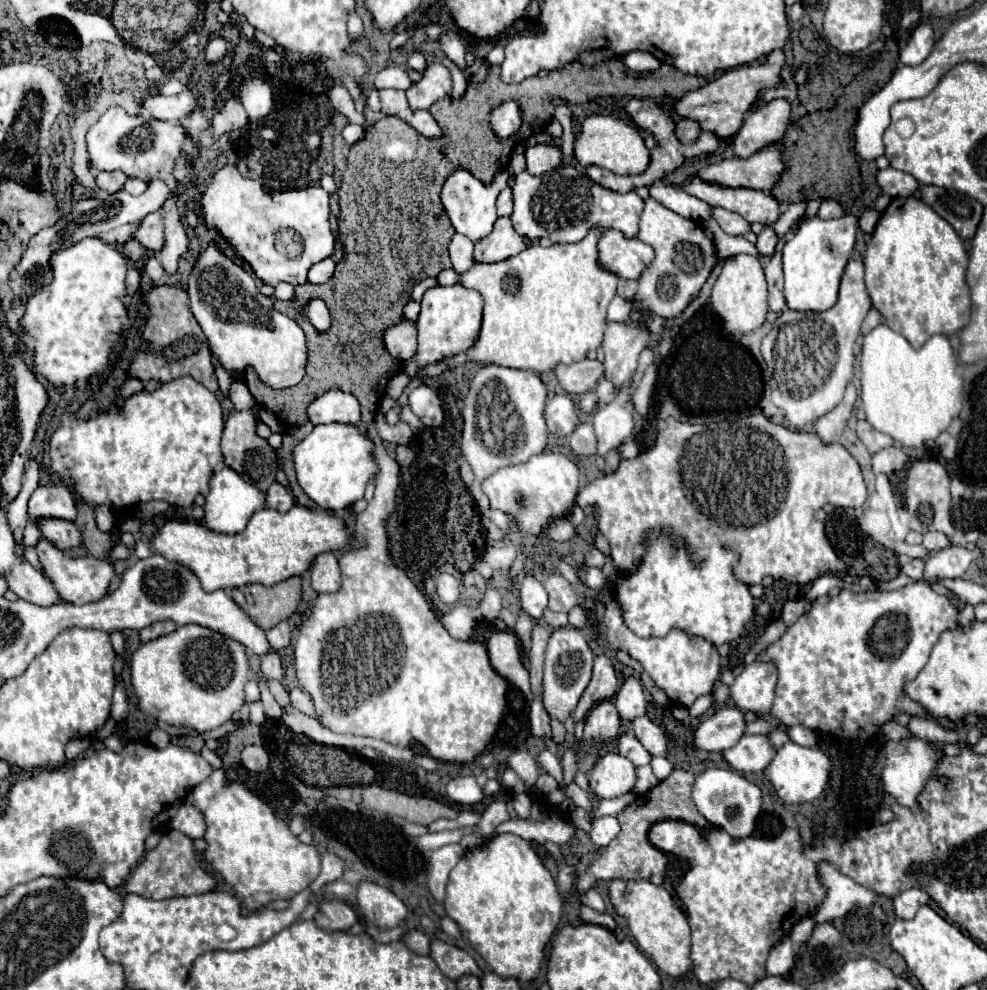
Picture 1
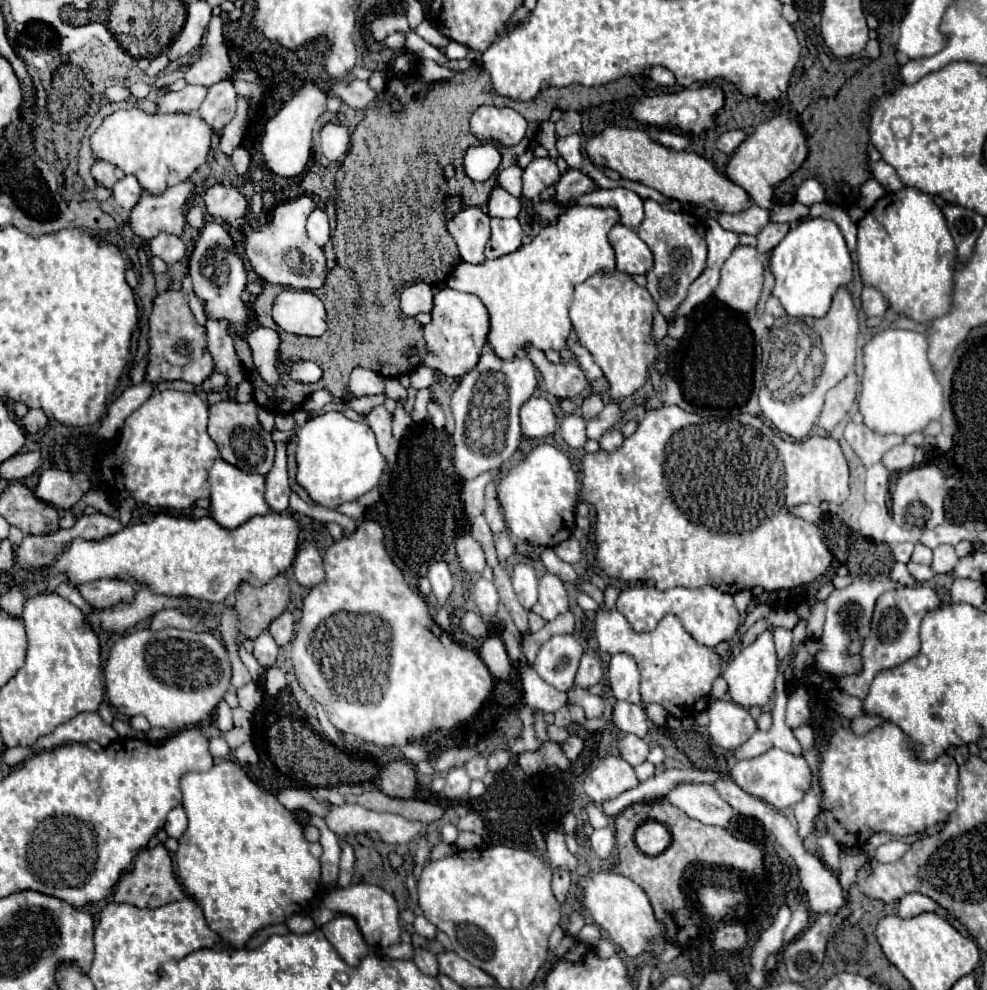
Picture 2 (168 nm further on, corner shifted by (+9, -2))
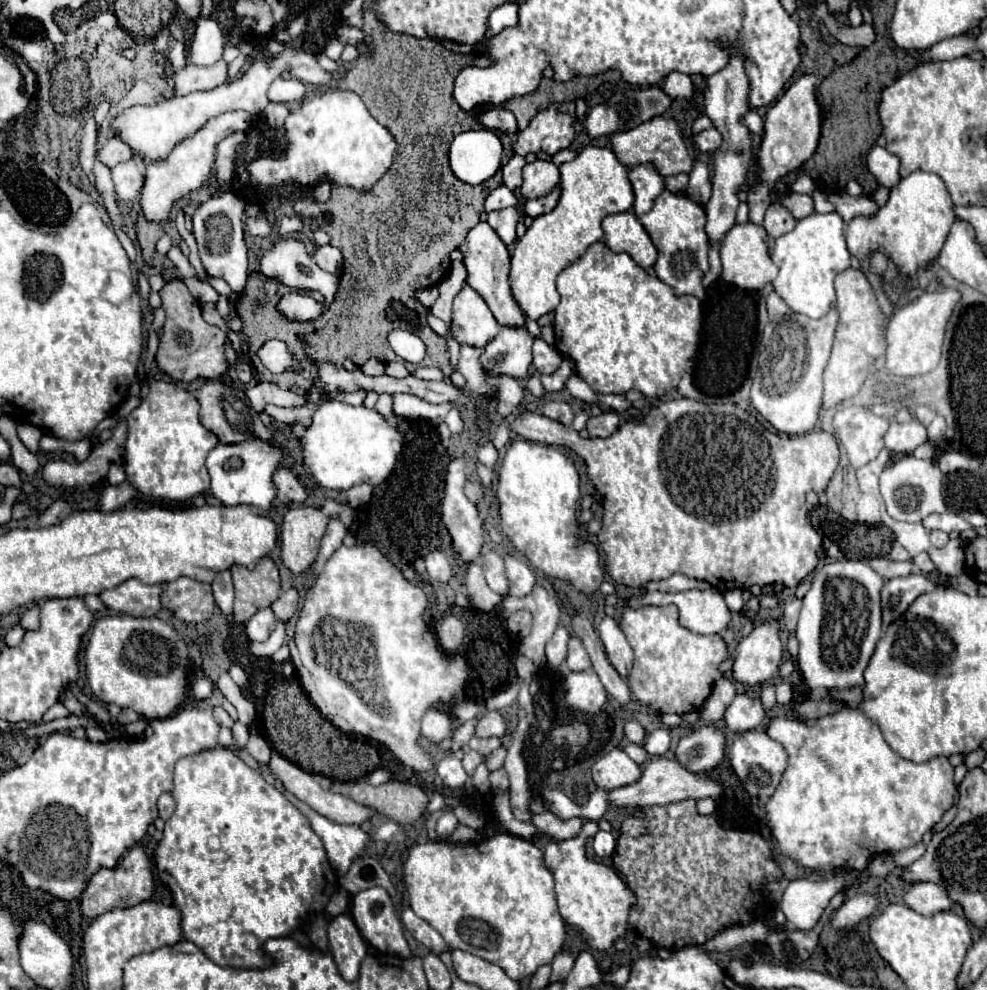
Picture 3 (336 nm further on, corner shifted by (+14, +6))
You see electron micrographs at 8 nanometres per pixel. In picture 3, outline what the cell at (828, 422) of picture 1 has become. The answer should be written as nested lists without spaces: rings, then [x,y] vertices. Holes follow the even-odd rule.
[[[846,269],[838,273],[836,281],[836,303],[838,303],[838,329],[836,329],[836,341],[832,347],[832,357],[824,373],[824,399],[822,407],[830,409],[840,405],[844,399],[850,399],[858,393],[860,385],[868,377],[874,361],[884,353],[886,343],[882,341],[882,329],[880,323],[884,319],[882,311],[878,309],[876,295],[862,271]]]

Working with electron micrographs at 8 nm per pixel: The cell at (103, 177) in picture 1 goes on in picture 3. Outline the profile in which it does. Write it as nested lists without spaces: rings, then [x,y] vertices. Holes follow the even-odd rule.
[[[110,139],[110,141],[106,141],[106,143],[102,145],[102,149],[100,149],[100,153],[98,153],[98,159],[100,159],[106,167],[112,169],[114,165],[118,165],[118,163],[122,163],[122,161],[132,159],[132,153],[130,153],[130,147],[124,145],[120,139]]]

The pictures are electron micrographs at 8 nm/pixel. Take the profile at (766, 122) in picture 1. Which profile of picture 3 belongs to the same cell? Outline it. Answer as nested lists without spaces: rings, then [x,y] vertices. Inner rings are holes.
[[[710,127],[710,129],[702,131],[702,133],[698,133],[694,137],[694,143],[698,145],[700,151],[716,151],[718,145],[722,145],[722,135],[718,133],[718,129]]]

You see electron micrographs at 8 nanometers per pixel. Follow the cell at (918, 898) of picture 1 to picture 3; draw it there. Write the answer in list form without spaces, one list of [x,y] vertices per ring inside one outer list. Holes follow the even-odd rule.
[[[936,883],[910,885],[908,893],[904,895],[904,903],[922,915],[934,915],[938,911],[946,911],[952,907],[952,901],[948,899],[946,891]]]

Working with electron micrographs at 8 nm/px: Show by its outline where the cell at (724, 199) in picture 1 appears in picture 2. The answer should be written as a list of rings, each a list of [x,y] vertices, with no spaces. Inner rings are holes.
[[[607,127],[601,135],[589,139],[585,149],[587,157],[597,167],[615,169],[621,177],[653,187],[669,199],[677,199],[681,203],[705,205],[709,211],[719,211],[719,213],[737,213],[747,205],[751,205],[747,193],[735,183],[731,183],[725,175],[717,173],[717,169],[707,159],[691,151],[673,151],[661,143],[655,143],[641,129]]]

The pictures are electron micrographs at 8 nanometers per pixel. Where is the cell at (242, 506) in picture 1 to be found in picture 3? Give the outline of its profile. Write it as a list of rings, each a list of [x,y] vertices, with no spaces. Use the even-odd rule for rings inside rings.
[[[254,439],[250,443],[240,445],[218,445],[210,451],[206,459],[206,467],[212,479],[212,495],[222,501],[224,505],[252,505],[268,509],[272,505],[272,499],[276,495],[272,473],[278,465],[282,465],[284,451],[278,449],[274,443],[264,443],[260,439]]]

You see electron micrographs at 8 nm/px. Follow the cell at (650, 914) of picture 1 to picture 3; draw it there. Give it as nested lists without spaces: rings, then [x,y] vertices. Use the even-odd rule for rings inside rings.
[[[584,821],[576,837],[560,843],[546,843],[544,861],[554,871],[560,915],[566,923],[576,925],[582,931],[590,947],[604,951],[612,947],[620,937],[628,937],[628,917],[630,909],[636,905],[636,897],[611,866],[586,856],[586,839],[592,837],[596,831],[598,825],[594,821]]]

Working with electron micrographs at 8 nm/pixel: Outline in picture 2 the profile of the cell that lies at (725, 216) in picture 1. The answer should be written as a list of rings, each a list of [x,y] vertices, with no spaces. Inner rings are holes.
[[[751,203],[747,209],[739,213],[721,213],[717,221],[723,225],[723,229],[731,229],[739,235],[757,235],[769,223],[769,211]]]

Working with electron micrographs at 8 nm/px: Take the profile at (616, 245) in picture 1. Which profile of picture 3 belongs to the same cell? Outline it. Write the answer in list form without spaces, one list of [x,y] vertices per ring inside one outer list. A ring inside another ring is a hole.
[[[632,211],[608,215],[602,221],[602,229],[606,233],[606,245],[614,253],[630,253],[642,269],[654,265],[658,251]]]

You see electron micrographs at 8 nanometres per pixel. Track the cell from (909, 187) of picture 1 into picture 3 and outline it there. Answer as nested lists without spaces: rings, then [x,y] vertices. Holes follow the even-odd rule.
[[[872,147],[868,157],[866,157],[866,163],[868,163],[868,169],[870,173],[878,179],[880,185],[884,187],[894,187],[898,181],[900,181],[900,175],[898,175],[898,157],[888,153],[884,147]]]

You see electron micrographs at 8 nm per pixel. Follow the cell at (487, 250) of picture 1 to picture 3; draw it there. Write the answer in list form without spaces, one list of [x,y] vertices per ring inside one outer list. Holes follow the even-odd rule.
[[[506,207],[500,211],[488,213],[488,225],[498,233],[498,237],[504,241],[506,247],[510,247],[516,241],[518,221],[520,221],[520,215],[514,207]]]

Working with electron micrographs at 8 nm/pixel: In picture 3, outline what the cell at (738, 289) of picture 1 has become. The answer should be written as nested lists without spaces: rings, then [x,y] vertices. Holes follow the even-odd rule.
[[[746,223],[746,225],[734,225],[720,247],[720,261],[722,261],[722,279],[726,283],[732,283],[740,289],[762,289],[766,283],[770,283],[776,275],[778,269],[772,263],[768,255],[768,245],[766,245],[766,233],[762,227]]]

